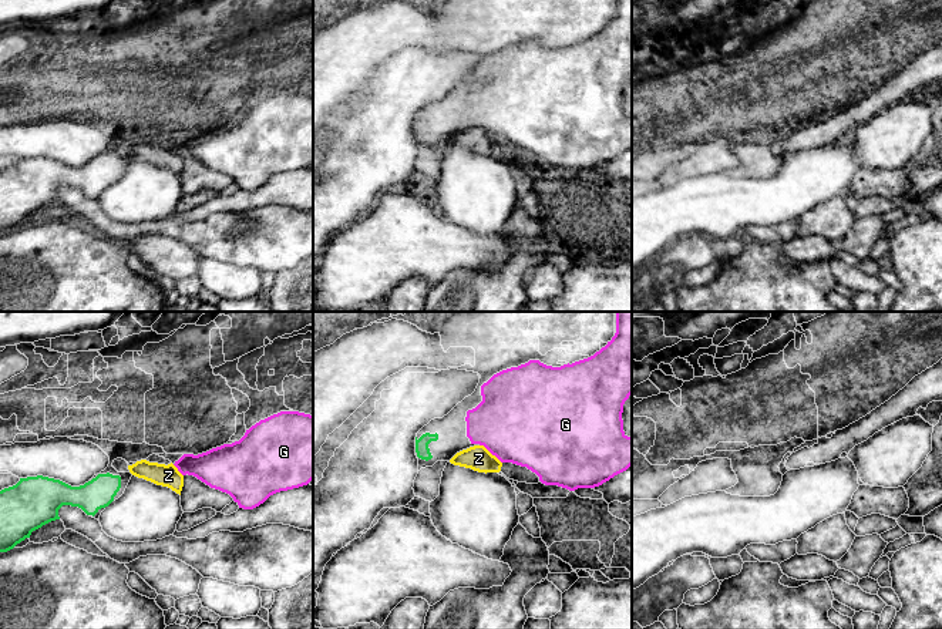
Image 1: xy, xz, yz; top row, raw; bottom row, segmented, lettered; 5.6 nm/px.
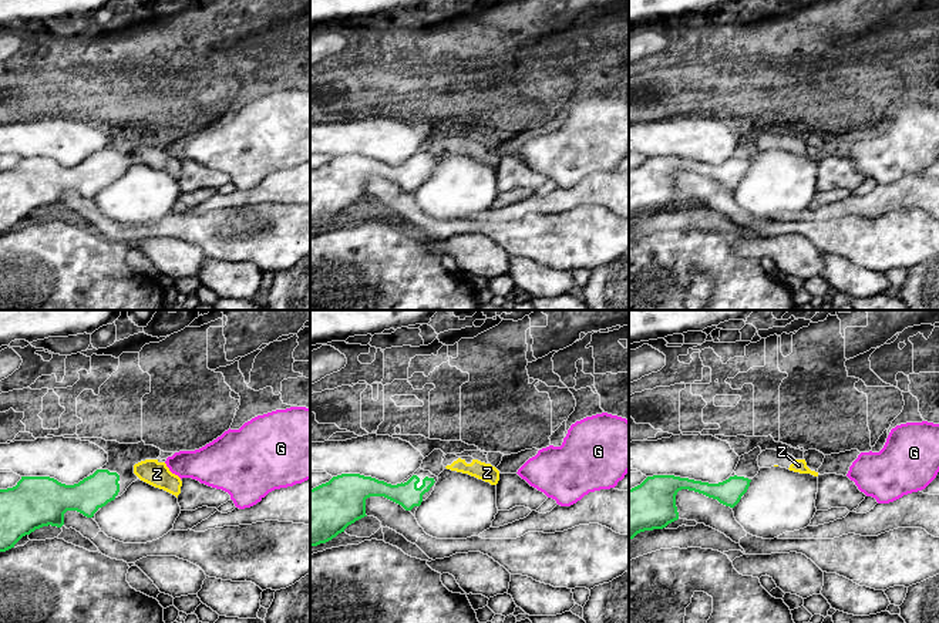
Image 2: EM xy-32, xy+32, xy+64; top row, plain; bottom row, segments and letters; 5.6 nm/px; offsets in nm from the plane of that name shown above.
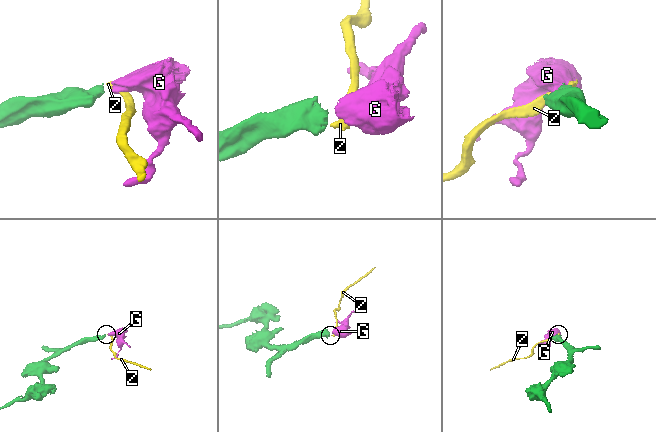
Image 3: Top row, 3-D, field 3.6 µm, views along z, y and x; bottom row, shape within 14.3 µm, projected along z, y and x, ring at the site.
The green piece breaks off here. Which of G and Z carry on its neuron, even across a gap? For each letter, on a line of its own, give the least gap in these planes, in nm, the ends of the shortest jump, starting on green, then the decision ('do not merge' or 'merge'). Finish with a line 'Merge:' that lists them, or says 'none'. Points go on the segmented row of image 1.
G: 170 nm | xz (437, 434), (467, 434) | merge
Z: 60 nm | xy (120, 477), (130, 471) | do not merge
Merge: G

